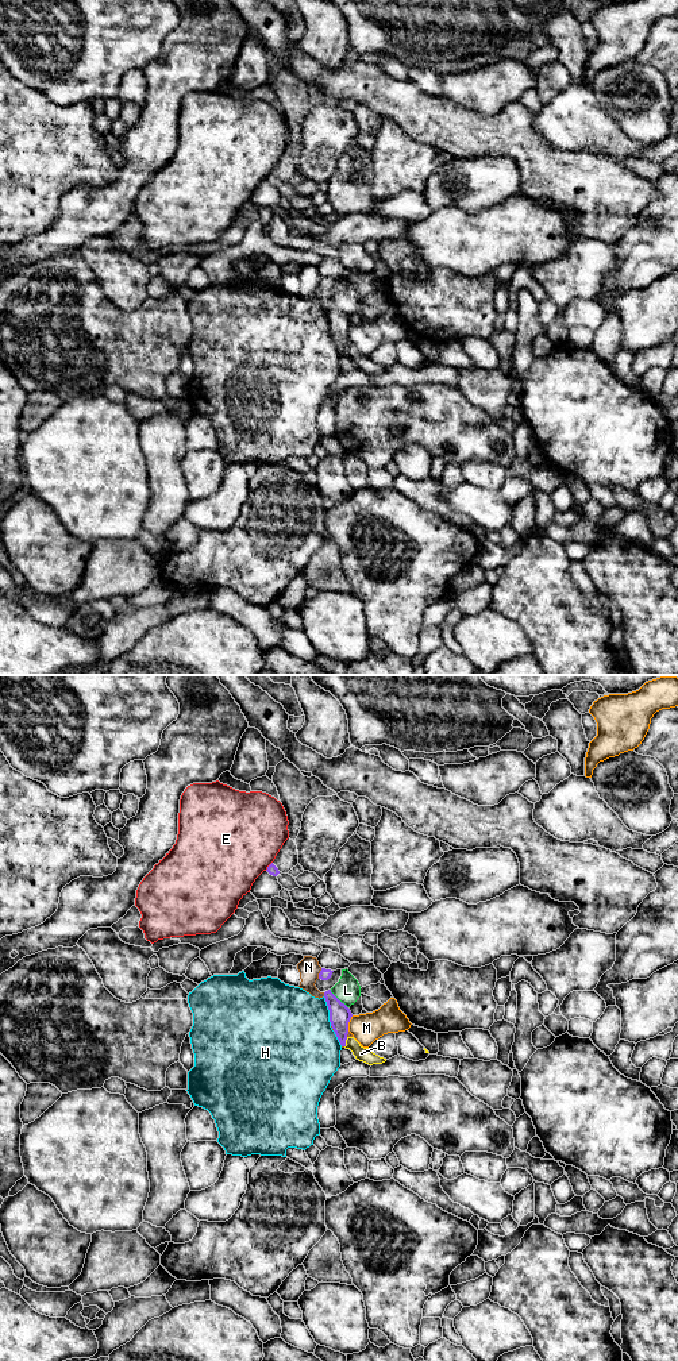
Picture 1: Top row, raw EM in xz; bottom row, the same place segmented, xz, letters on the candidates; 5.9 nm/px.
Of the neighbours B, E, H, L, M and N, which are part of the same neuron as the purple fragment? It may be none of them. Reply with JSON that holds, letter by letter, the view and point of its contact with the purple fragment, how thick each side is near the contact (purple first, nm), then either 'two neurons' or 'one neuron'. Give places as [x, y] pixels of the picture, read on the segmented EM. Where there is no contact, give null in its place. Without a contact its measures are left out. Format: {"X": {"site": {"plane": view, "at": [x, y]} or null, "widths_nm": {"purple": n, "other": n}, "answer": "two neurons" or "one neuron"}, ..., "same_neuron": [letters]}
{"B": {"site": {"plane": "xz", "at": [345, 1043]}, "widths_nm": {"purple": 130, "other": 90}, "answer": "two neurons"}, "E": {"site": {"plane": "xz", "at": [269, 866]}, "widths_nm": {"purple": 60, "other": 500}, "answer": "two neurons"}, "H": {"site": {"plane": "xz", "at": [330, 1011]}, "widths_nm": {"purple": 130, "other": 460}, "answer": "two neurons"}, "L": {"site": {"plane": "xz", "at": [338, 999]}, "widths_nm": {"purple": 130, "other": 160}, "answer": "two neurons"}, "M": {"site": {"plane": "xz", "at": [347, 1024]}, "widths_nm": {"purple": 130, "other": 180}, "answer": "two neurons"}, "N": {"site": {"plane": "xz", "at": [319, 974]}, "widths_nm": {"purple": 70, "other": 120}, "answer": "two neurons"}, "same_neuron": []}

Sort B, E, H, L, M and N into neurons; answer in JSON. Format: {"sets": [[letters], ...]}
{"sets": [["B", "N"], ["E"], ["H"], ["L"], ["M"]]}

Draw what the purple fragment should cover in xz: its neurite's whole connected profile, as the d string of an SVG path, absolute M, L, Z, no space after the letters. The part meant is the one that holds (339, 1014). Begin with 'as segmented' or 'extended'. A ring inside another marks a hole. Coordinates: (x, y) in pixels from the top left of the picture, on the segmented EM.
as segmented; M331 990L324 992L324 998L330 1010L331 1026L340 1045L346 1046L346 1040L348 1034L348 1022L353 1014L350 1009L331 992Z

